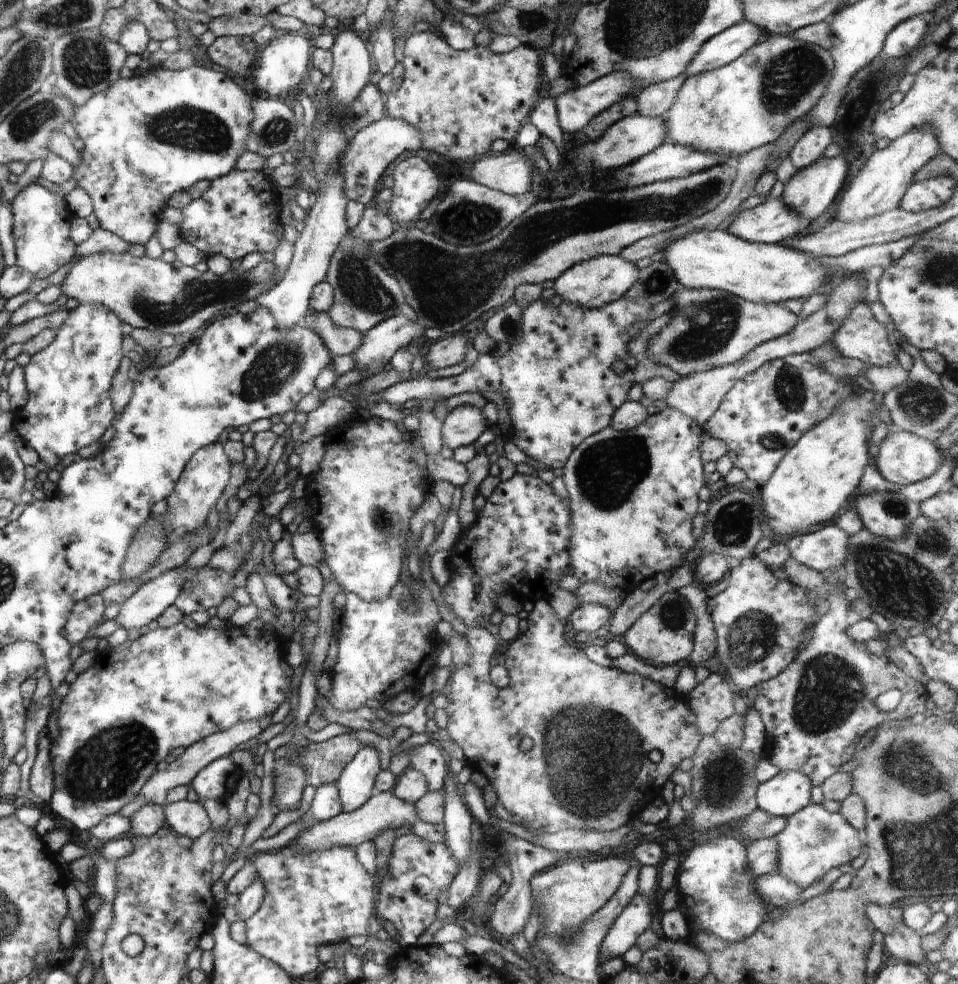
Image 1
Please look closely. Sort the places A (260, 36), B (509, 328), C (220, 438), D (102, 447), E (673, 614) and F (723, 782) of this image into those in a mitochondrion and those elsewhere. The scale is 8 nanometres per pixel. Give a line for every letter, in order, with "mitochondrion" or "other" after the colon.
A: other
B: mitochondrion
C: other
D: other
E: mitochondrion
F: mitochondrion

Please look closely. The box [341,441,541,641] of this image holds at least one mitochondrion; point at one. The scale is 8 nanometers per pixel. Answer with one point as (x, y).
(381, 519)

